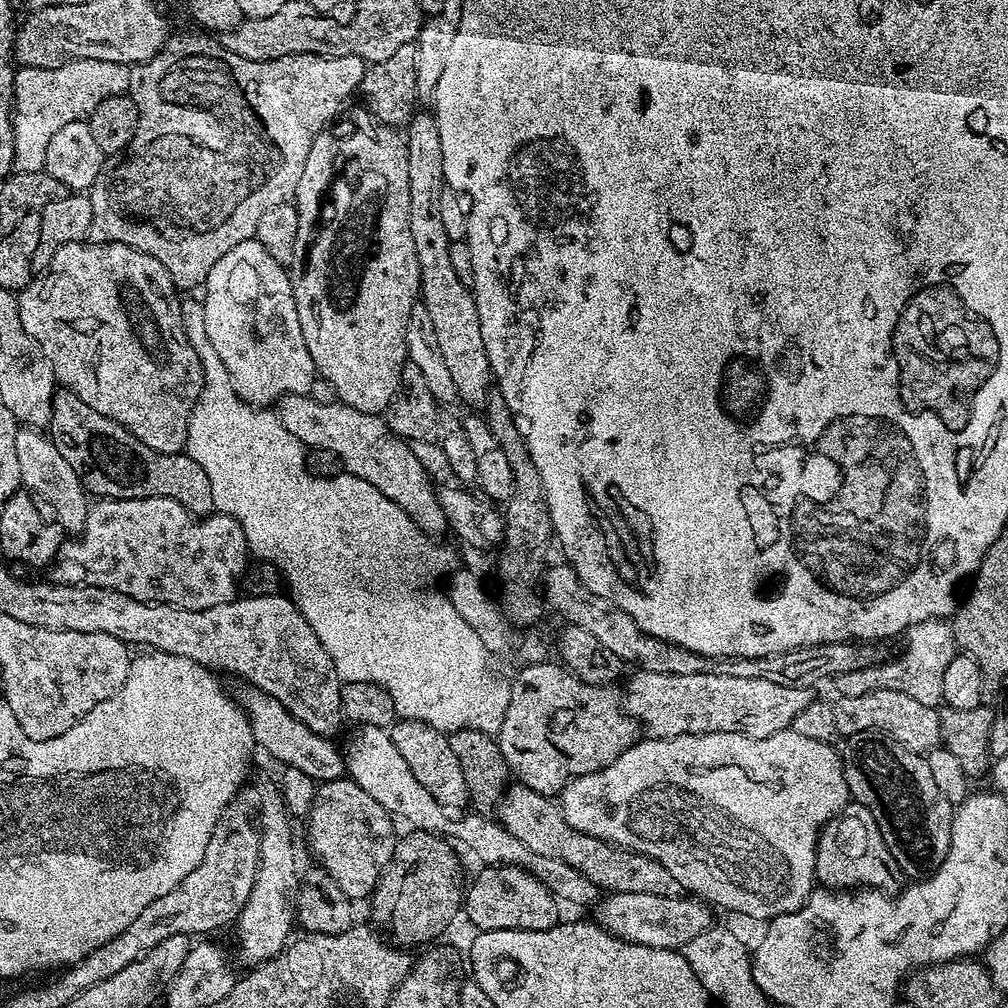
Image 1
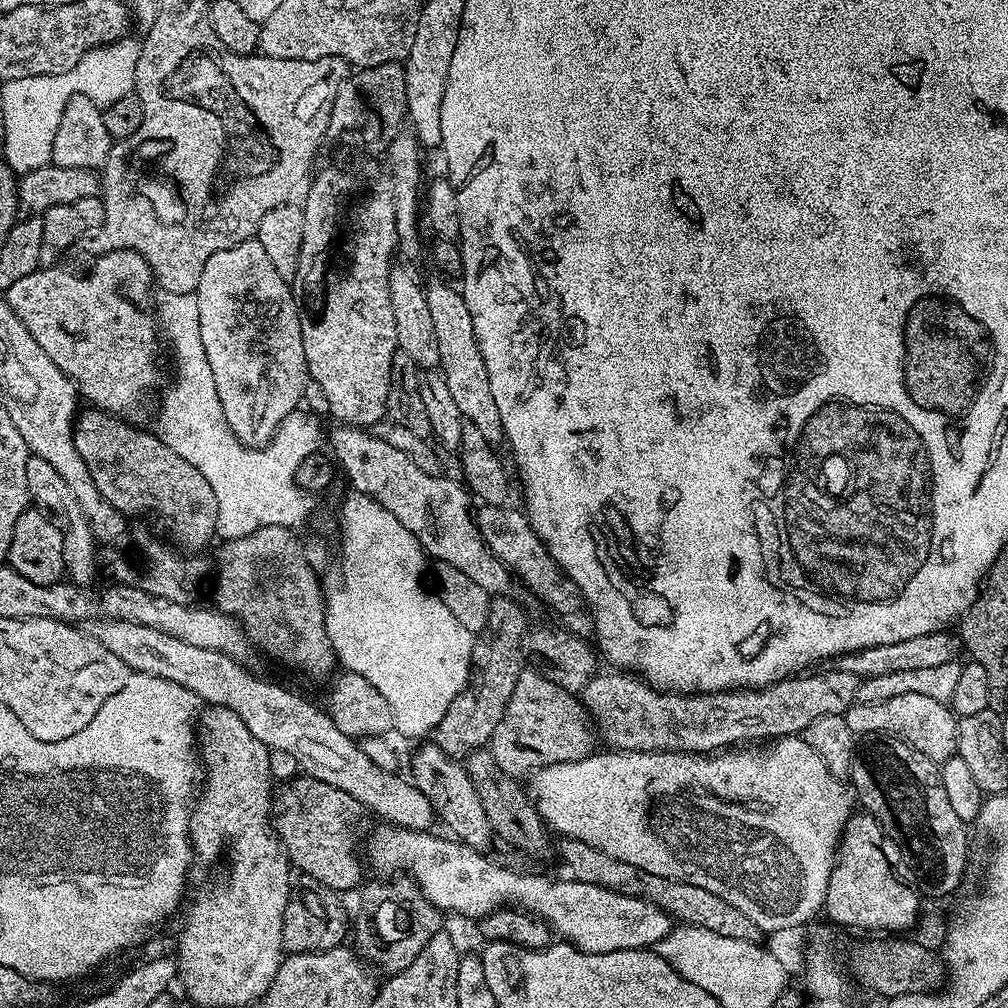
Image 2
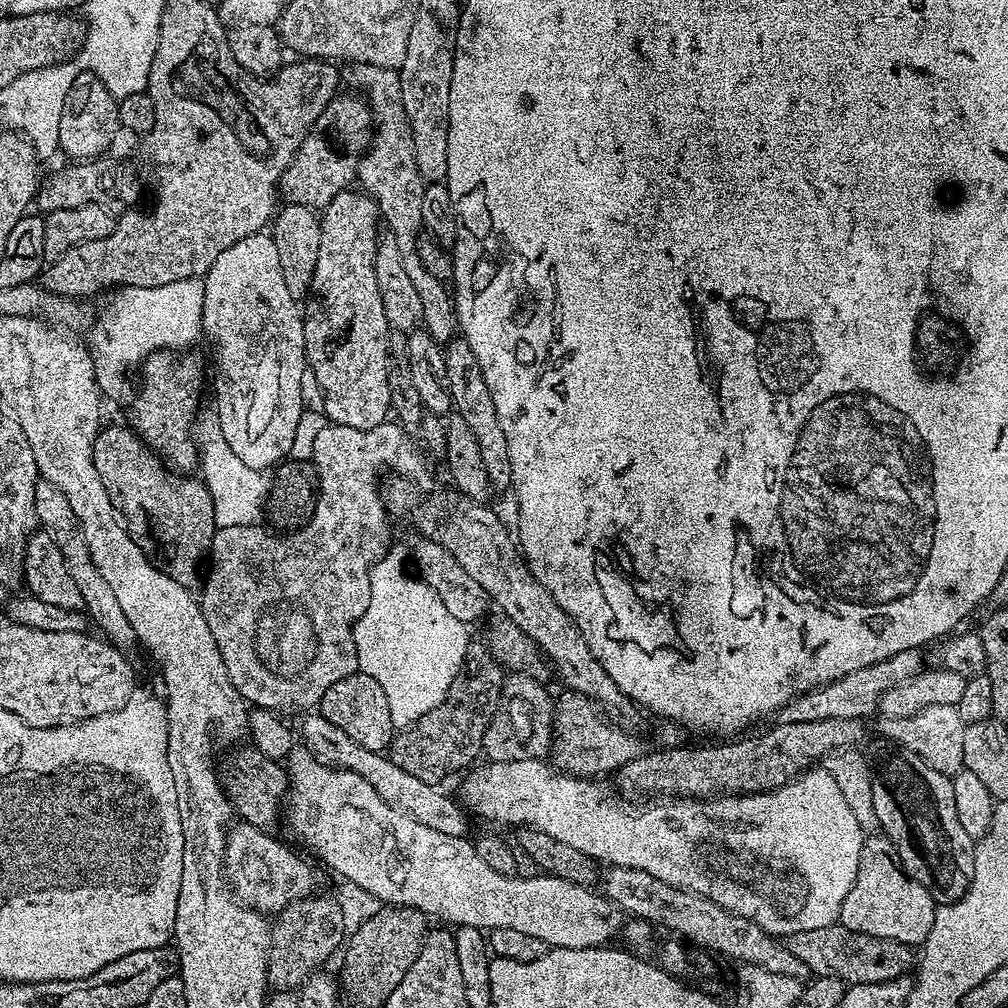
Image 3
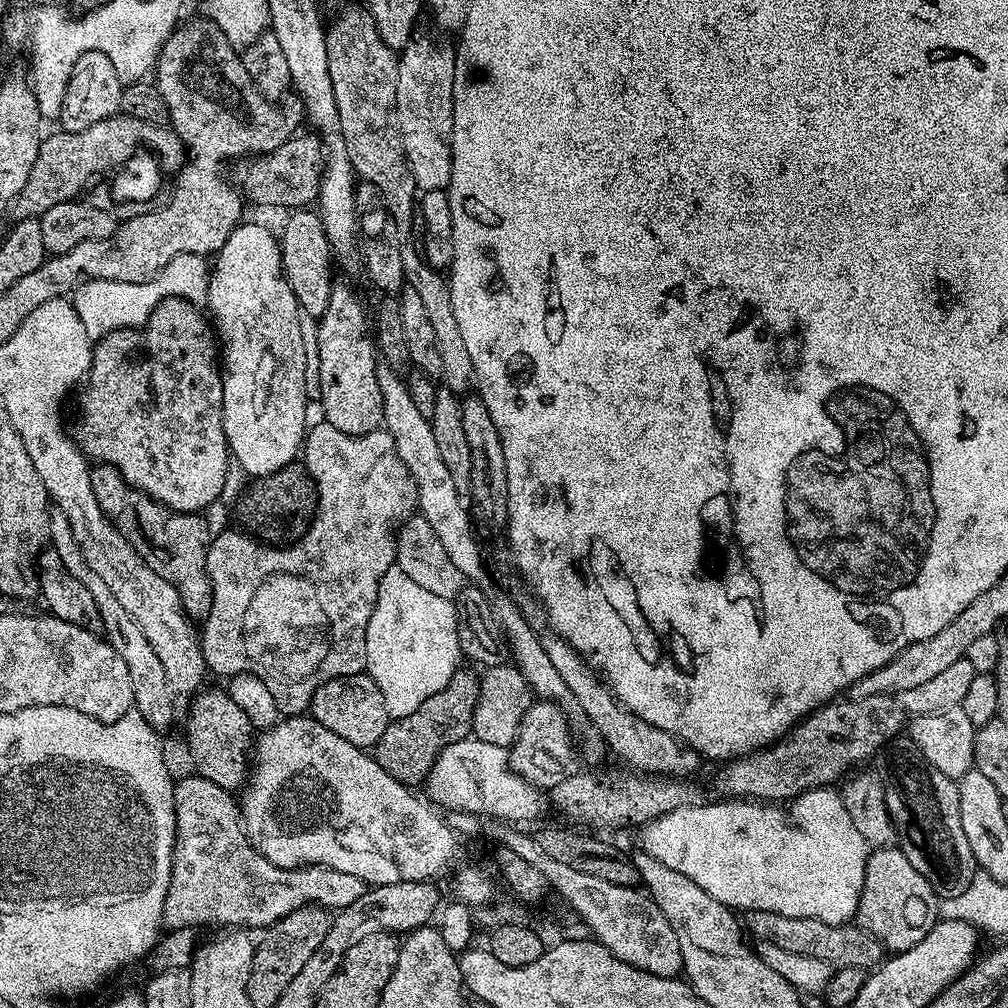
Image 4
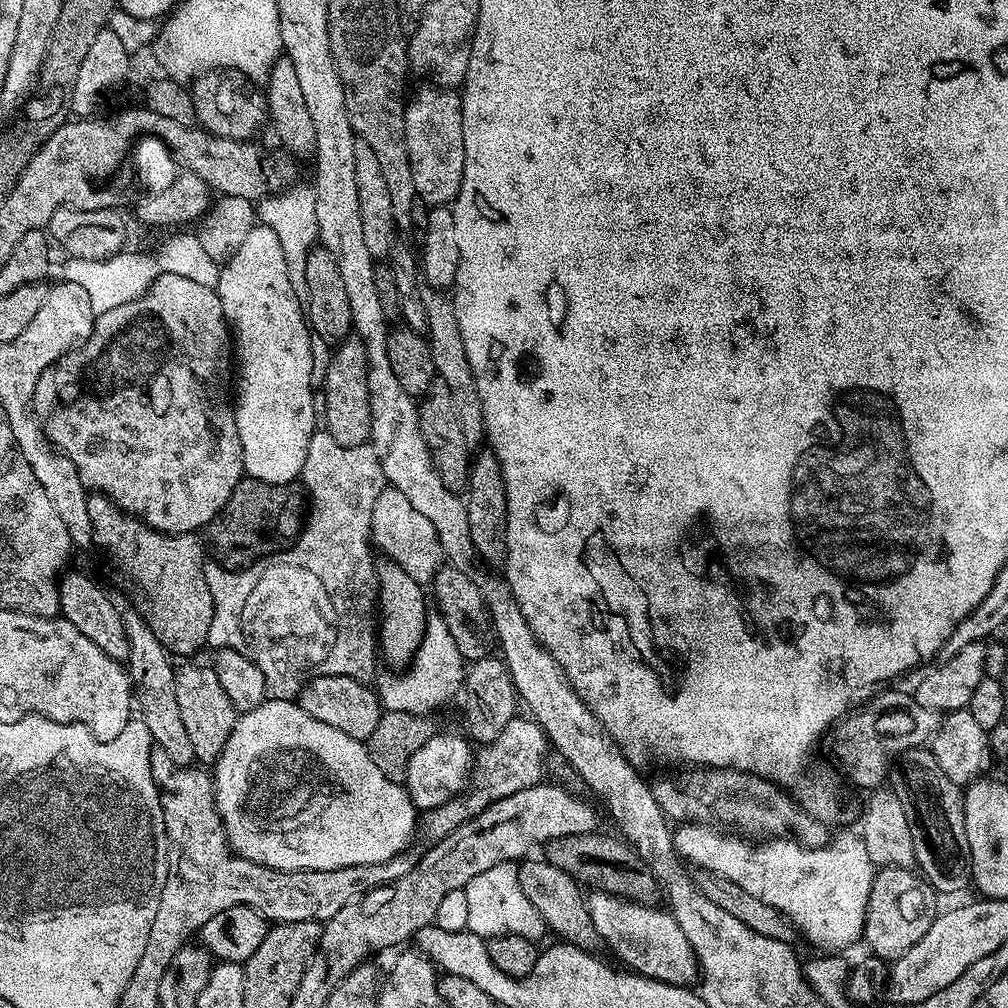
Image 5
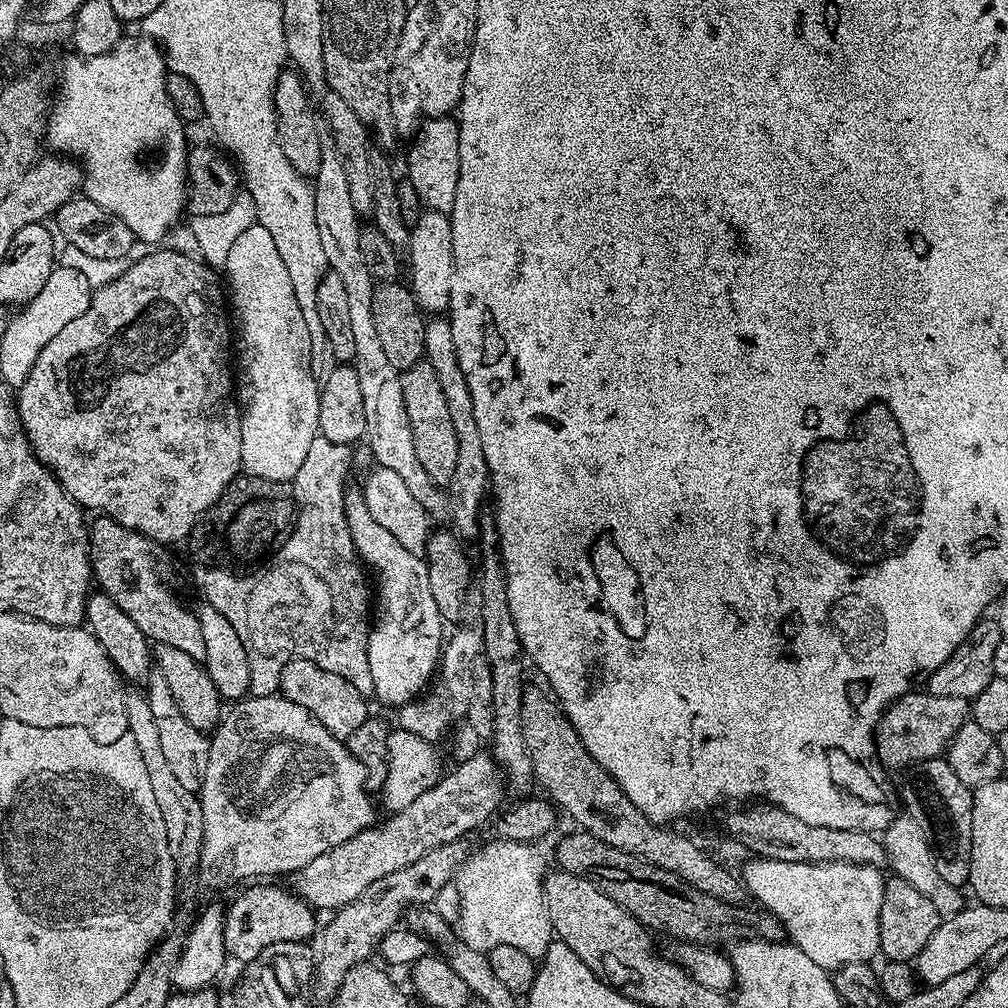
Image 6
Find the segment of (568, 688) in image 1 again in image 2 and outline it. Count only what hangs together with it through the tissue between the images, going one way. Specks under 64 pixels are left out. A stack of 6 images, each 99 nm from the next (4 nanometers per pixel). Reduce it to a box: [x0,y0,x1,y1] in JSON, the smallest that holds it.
[490,670,598,778]

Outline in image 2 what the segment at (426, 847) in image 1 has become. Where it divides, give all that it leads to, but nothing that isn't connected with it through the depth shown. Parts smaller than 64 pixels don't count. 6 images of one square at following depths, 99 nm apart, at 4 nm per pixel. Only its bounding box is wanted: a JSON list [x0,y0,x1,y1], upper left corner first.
[354,874,445,974]

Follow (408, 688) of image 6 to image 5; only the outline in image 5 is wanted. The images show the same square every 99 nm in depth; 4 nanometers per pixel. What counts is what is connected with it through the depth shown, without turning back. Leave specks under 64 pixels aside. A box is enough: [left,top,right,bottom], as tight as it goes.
[376,558,430,666]

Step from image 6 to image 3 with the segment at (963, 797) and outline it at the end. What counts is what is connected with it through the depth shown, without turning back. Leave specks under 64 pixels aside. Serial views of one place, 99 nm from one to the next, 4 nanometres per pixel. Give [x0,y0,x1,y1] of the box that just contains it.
[866,738,974,905]

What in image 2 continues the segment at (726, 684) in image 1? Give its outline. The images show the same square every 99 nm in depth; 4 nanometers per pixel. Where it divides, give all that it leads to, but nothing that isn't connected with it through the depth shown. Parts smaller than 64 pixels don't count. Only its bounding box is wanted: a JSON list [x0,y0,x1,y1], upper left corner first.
[578,670,861,754]

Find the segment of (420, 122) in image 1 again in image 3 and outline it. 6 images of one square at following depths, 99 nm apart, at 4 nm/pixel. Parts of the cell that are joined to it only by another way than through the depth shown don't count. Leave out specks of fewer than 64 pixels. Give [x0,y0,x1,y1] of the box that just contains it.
[444,338,511,489]

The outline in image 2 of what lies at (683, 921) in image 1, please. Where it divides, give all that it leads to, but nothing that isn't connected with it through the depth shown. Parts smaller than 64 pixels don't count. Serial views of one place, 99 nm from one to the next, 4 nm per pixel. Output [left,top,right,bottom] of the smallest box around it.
[366,822,674,954]

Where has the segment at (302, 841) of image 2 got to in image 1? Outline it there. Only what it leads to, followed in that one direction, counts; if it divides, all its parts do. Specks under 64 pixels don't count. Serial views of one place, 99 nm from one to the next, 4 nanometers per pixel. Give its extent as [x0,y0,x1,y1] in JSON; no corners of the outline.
[306,778,398,901]

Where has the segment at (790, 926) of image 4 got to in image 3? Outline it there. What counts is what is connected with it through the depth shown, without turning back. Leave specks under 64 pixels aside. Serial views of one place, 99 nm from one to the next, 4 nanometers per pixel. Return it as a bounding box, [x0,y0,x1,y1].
[786,922,914,984]

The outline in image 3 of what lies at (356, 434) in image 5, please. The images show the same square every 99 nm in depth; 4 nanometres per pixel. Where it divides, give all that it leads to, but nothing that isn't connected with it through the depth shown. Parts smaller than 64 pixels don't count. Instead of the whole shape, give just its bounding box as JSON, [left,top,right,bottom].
[302,190,391,430]

